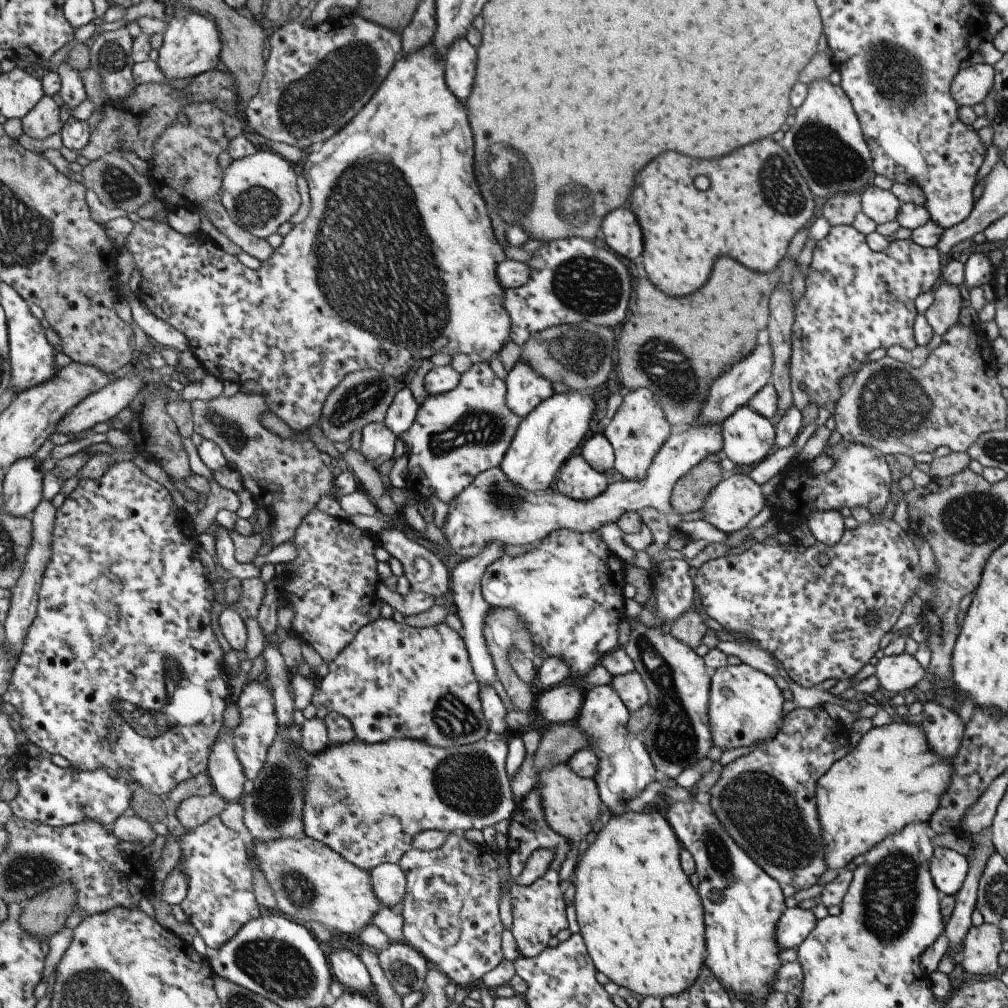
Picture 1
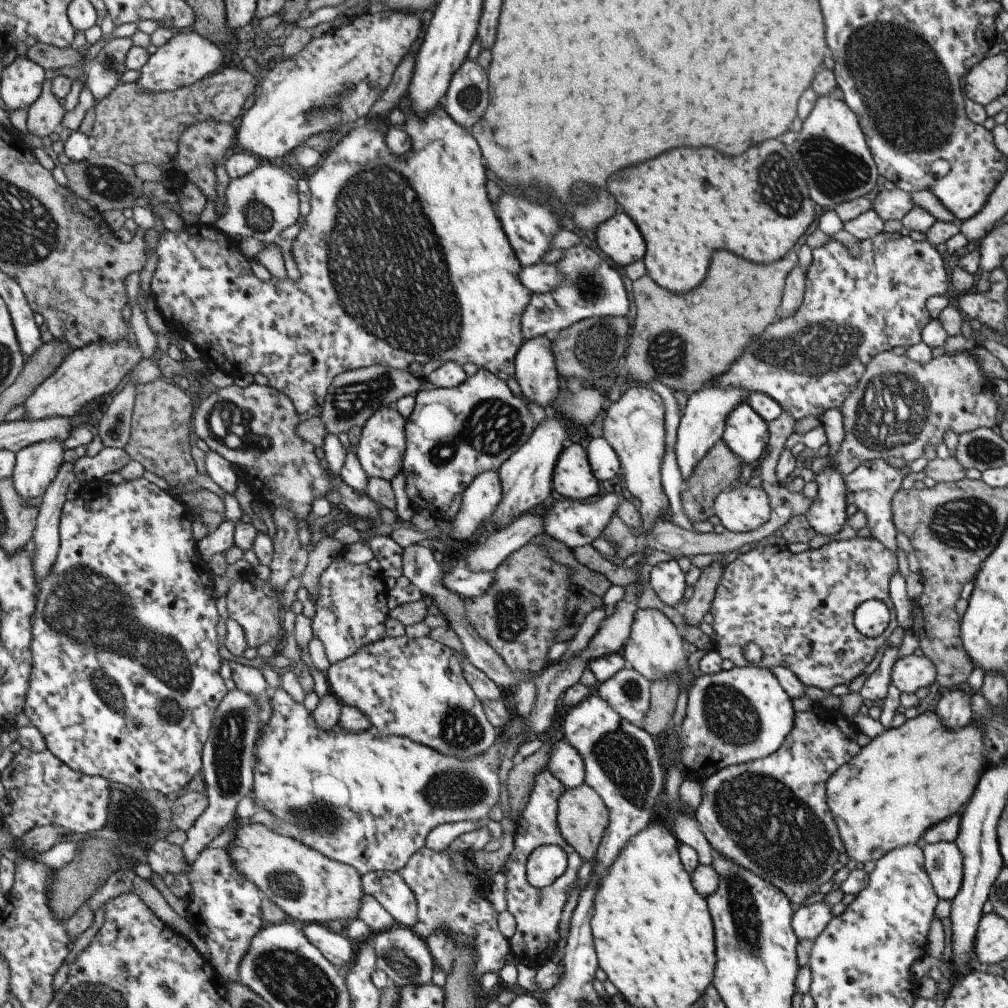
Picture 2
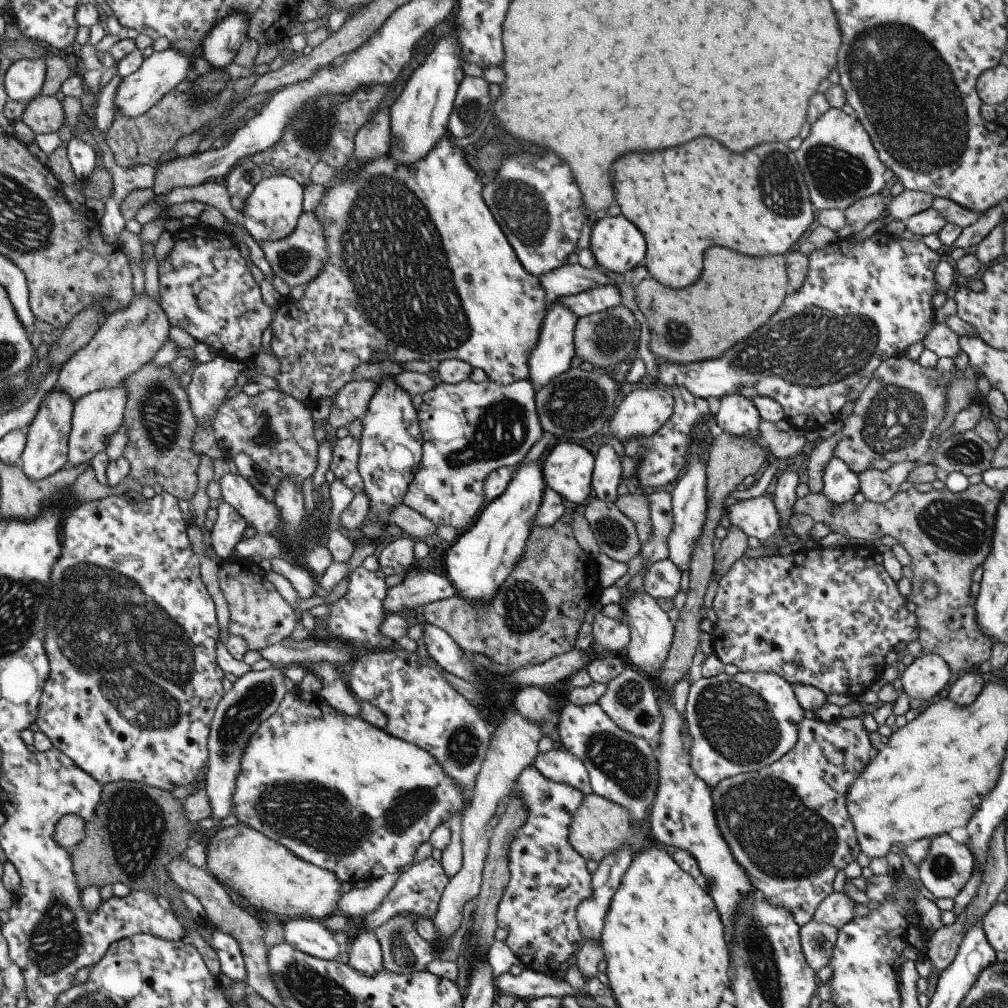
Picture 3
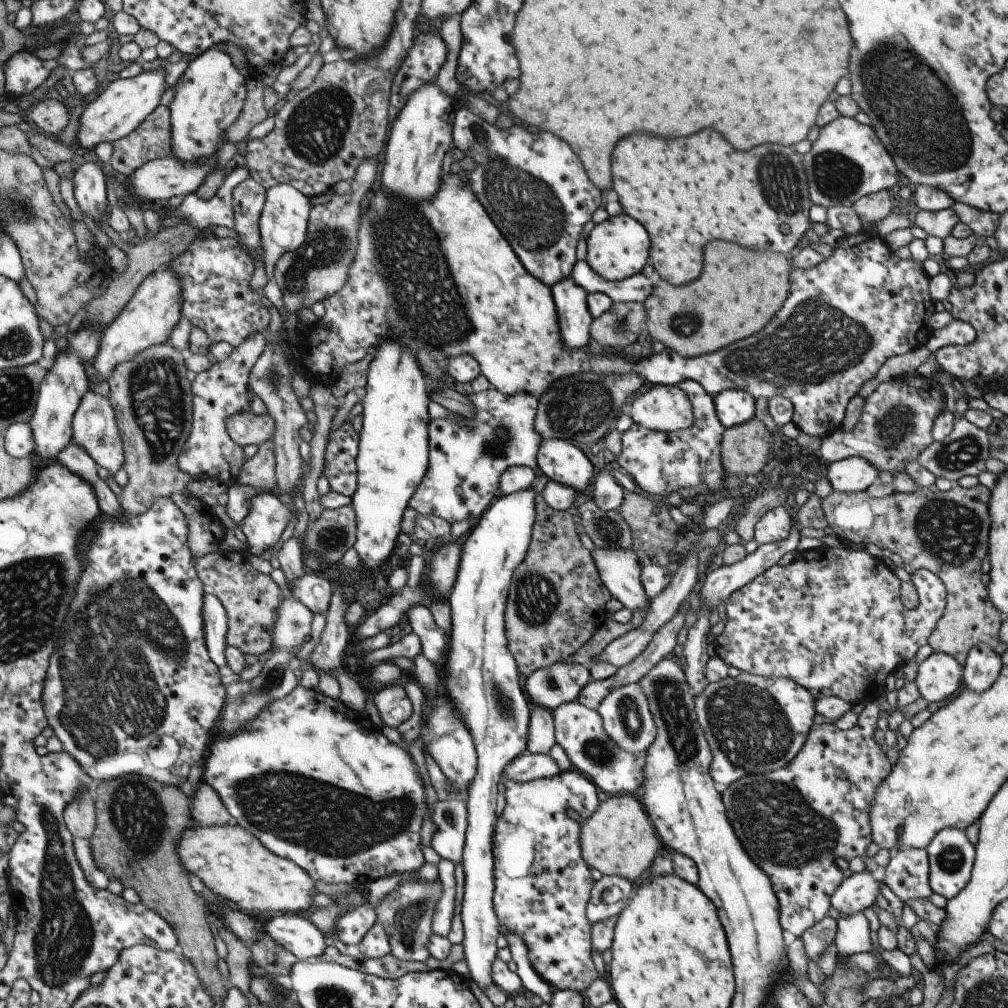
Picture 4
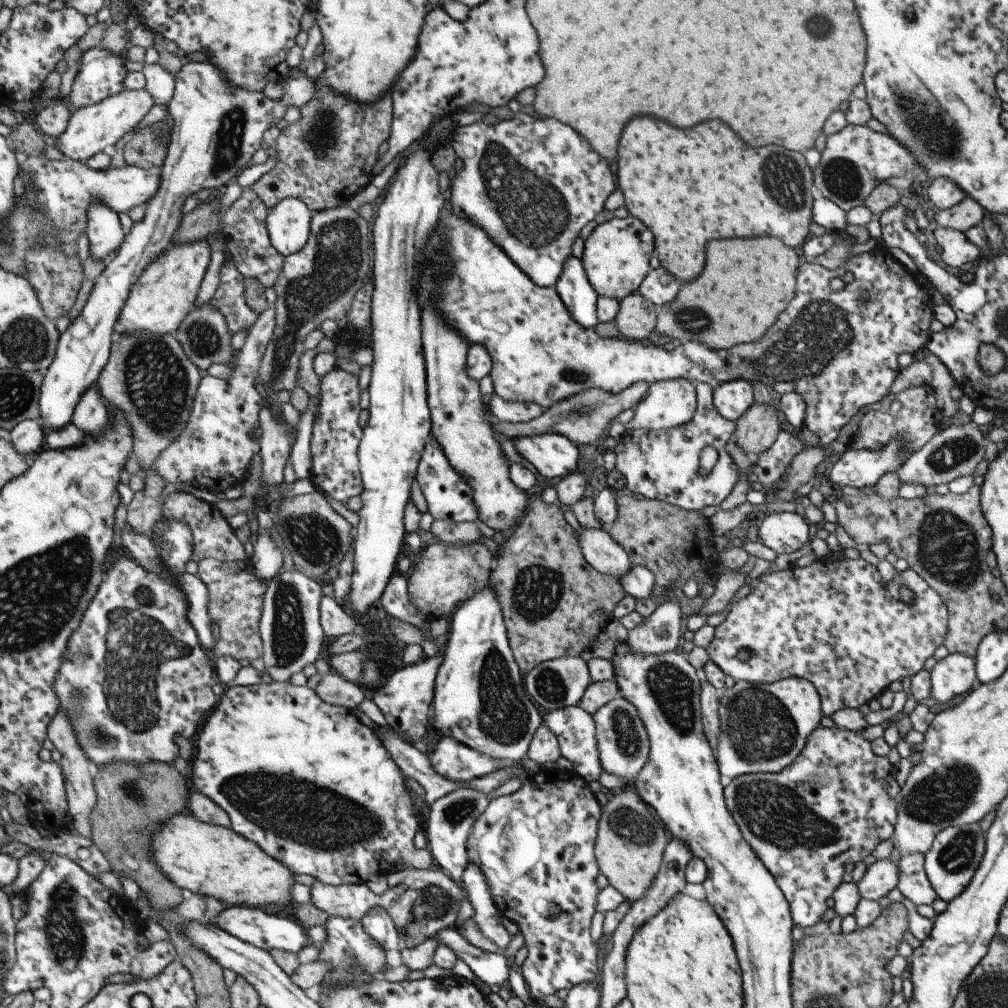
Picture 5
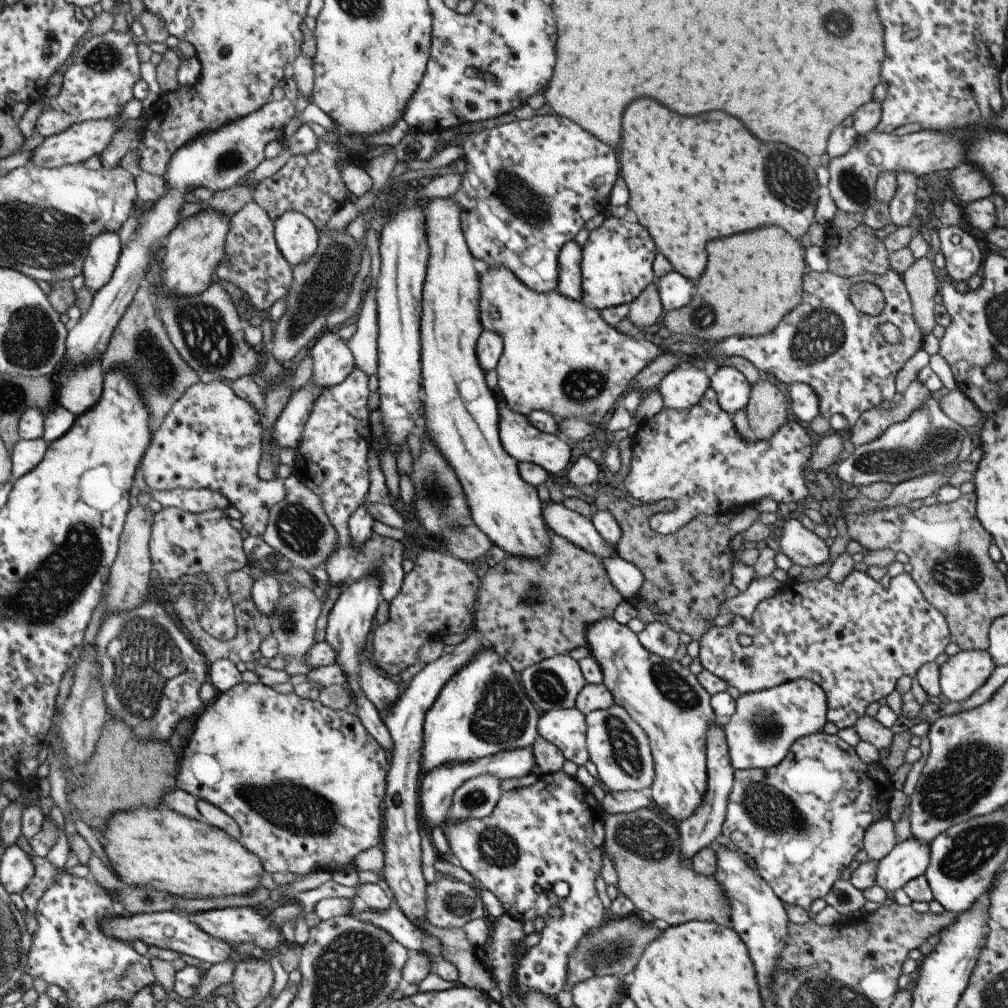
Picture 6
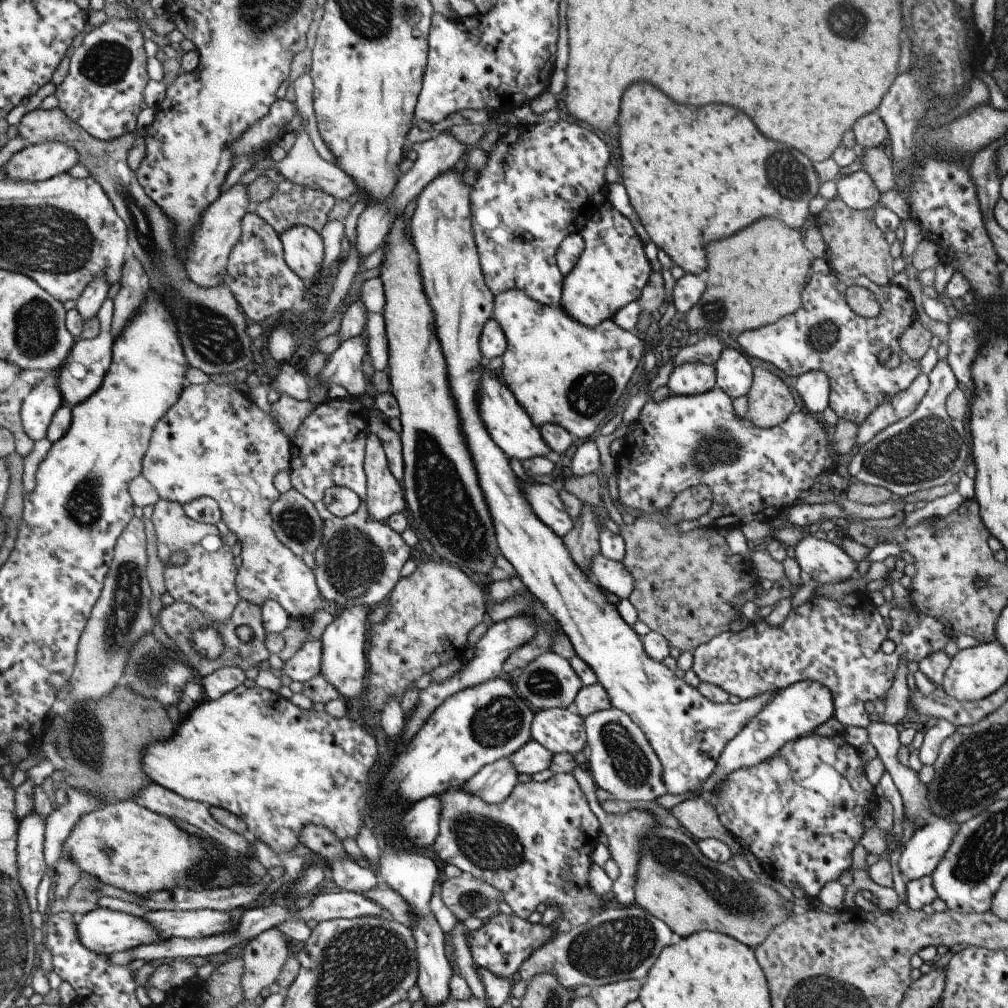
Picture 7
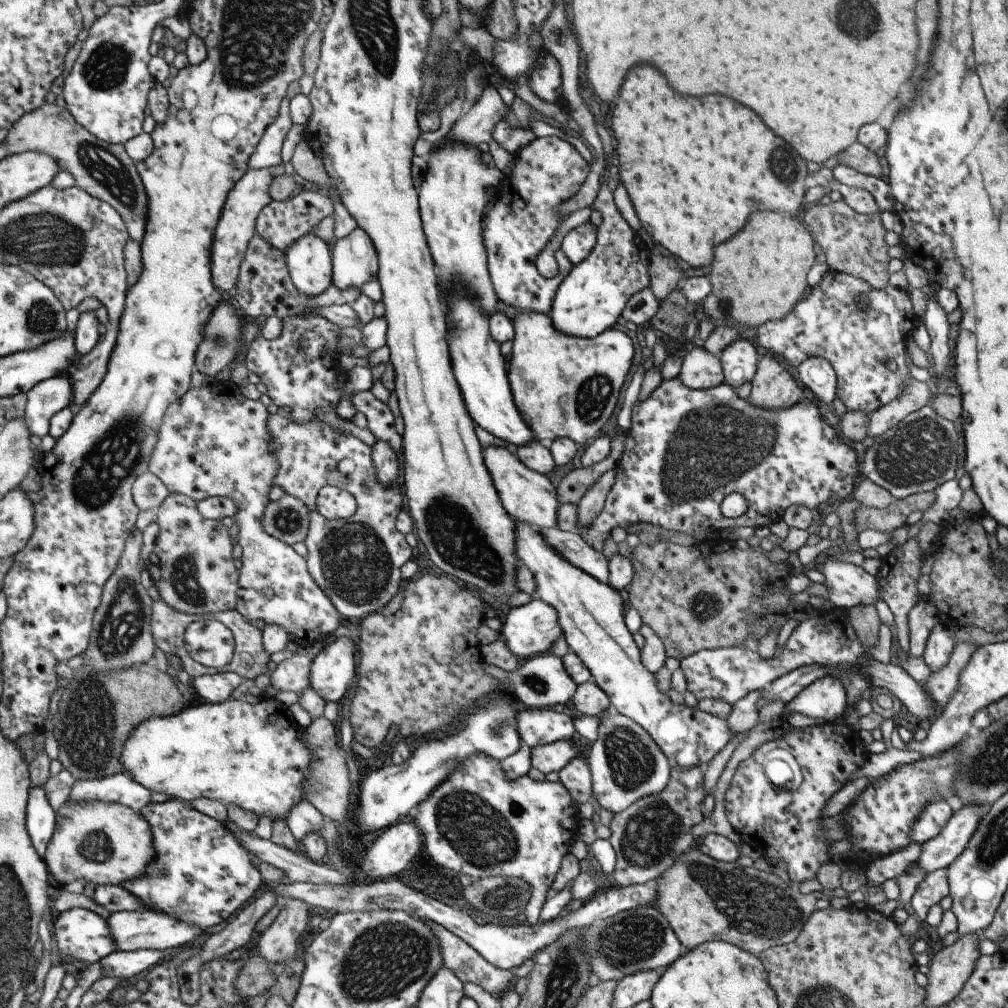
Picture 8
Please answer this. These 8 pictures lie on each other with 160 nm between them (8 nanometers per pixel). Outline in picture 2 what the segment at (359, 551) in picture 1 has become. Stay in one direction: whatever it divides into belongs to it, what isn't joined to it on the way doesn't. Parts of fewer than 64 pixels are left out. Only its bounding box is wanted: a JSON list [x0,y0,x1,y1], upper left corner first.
[311,554,388,664]

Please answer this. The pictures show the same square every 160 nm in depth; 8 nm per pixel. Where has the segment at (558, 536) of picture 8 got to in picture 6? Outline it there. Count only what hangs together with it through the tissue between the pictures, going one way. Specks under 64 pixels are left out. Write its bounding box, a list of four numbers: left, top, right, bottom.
[601,554,643,600]

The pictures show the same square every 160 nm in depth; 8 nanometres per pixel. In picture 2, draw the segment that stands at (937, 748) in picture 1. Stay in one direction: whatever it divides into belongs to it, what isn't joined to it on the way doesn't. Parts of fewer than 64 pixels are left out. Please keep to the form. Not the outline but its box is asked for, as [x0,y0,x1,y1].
[934,689,973,730]

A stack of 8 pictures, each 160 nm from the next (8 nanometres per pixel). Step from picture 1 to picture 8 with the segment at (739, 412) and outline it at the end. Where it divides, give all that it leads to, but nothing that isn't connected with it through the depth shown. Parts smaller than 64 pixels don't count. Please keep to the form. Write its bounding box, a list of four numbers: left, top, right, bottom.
[720,338,759,388]

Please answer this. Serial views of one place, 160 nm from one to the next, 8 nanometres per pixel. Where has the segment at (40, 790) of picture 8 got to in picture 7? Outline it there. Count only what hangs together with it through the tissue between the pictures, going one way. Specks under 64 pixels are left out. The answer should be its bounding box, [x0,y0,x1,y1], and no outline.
[17,812,52,911]

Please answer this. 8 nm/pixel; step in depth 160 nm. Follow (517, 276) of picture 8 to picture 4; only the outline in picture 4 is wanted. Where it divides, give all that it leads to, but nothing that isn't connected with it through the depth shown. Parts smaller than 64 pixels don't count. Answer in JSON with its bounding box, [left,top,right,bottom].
[452,100,603,287]

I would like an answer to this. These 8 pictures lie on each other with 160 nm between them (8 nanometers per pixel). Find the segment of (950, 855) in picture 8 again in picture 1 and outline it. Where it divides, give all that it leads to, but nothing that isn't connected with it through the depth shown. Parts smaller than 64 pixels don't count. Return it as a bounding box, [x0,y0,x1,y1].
[774,908,817,949]

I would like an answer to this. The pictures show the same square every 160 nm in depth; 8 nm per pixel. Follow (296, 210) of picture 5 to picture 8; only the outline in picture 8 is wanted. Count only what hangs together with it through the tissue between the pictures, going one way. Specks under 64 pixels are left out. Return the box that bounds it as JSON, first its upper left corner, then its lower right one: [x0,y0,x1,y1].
[284,234,332,297]

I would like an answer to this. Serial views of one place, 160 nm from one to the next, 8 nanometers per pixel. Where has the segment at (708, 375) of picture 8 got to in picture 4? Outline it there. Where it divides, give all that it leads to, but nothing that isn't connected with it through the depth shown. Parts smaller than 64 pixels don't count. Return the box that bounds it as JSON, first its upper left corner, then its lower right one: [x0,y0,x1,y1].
[625,385,692,432]

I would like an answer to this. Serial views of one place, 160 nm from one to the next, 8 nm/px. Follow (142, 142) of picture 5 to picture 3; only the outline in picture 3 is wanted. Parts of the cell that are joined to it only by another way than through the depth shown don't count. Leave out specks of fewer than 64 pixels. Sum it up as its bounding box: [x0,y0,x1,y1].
[106,89,233,167]

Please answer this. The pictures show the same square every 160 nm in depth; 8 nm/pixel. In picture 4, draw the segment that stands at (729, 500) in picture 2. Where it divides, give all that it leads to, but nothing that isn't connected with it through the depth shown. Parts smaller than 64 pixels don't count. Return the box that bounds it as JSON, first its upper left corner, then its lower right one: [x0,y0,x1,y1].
[753,506,792,545]

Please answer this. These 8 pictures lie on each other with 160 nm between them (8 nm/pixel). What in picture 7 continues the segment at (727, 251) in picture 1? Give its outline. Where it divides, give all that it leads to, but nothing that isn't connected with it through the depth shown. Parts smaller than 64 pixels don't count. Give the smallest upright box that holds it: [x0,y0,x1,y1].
[617,82,820,275]

